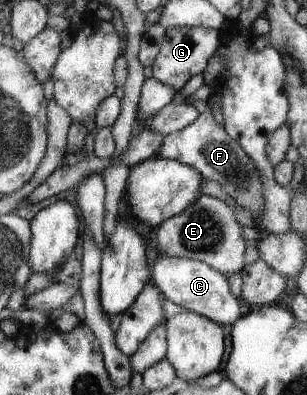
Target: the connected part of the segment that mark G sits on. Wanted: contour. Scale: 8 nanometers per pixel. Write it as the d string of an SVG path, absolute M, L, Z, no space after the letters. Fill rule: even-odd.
M204 26L165 28L158 53L151 63L152 78L179 91L192 75L202 74L207 59L221 45L220 37L219 30L206 29Z

